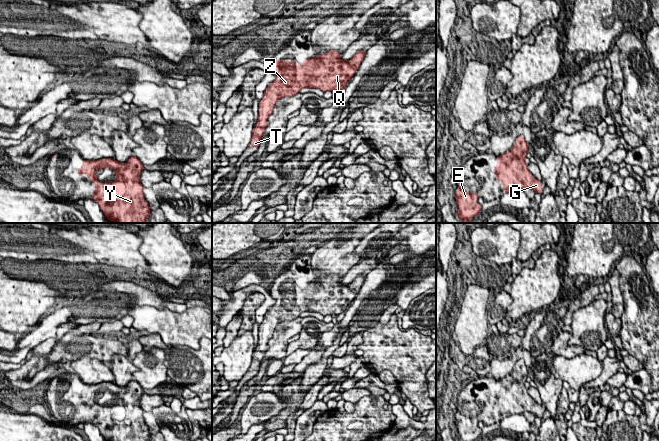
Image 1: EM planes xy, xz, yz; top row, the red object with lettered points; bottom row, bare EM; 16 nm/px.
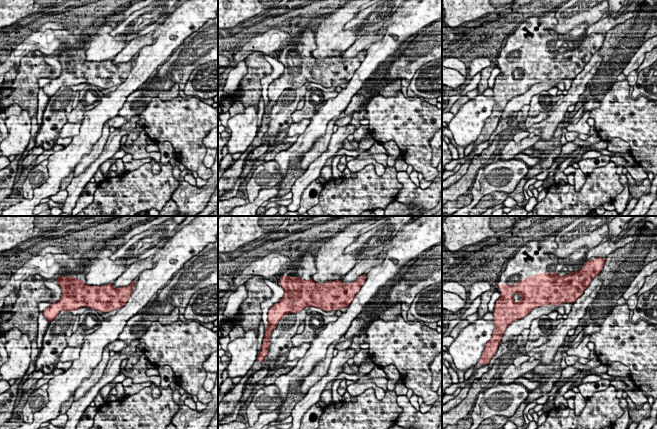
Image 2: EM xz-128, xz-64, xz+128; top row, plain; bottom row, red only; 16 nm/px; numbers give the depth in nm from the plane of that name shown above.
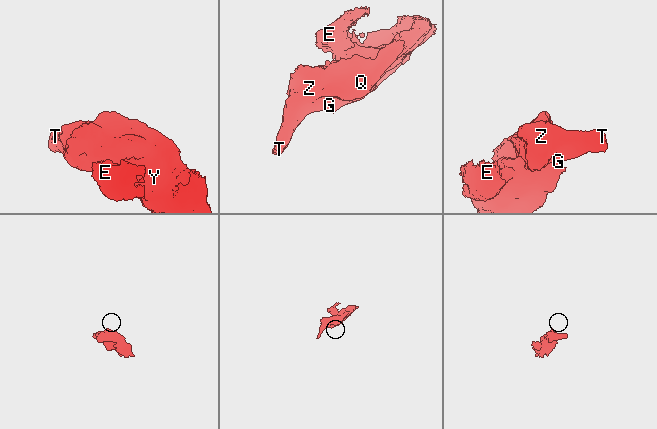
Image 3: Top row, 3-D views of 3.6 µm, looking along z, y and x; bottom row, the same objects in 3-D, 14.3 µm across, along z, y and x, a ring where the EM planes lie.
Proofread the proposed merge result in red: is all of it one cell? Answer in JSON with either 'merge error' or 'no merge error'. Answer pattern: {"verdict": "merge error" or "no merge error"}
{"verdict": "no merge error"}

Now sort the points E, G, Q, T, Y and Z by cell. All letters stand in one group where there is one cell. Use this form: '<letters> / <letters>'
E G Q T Y Z

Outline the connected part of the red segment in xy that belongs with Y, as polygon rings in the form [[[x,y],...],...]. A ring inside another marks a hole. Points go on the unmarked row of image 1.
[[[133,379],[126,387],[112,382],[83,384],[77,396],[87,398],[88,404],[94,407],[96,413],[91,422],[98,427],[105,441],[149,441],[151,434],[140,406],[143,393],[141,385]],[[106,391],[116,396],[116,404],[100,407],[95,396]]]

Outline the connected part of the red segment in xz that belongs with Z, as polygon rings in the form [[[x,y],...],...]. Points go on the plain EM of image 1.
[[[330,274],[317,281],[307,282],[298,290],[296,284],[275,283],[270,286],[271,294],[275,294],[277,299],[276,303],[267,310],[259,326],[258,344],[253,352],[249,370],[259,371],[268,349],[267,343],[279,323],[292,321],[302,312],[317,312],[323,316],[344,313],[357,296],[365,278],[366,275],[360,274],[350,284],[342,285],[342,278]]]

